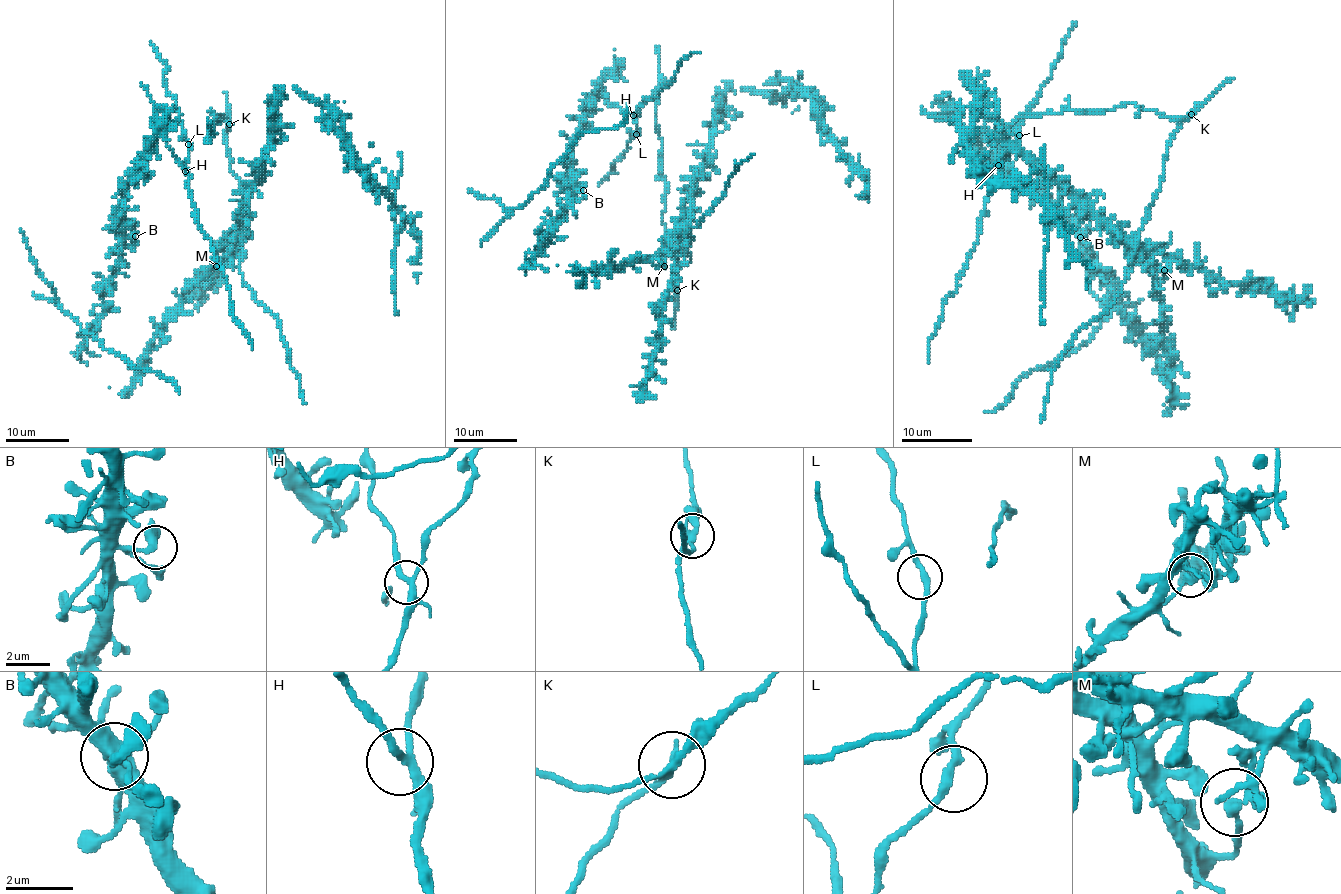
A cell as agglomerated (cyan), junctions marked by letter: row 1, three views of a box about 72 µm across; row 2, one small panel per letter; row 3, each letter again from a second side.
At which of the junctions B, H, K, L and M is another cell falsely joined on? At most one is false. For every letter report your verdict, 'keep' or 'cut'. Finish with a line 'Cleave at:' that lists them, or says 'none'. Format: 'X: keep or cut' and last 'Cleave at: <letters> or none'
B: keep
H: keep
K: cut
L: keep
M: keep
Cleave at: K

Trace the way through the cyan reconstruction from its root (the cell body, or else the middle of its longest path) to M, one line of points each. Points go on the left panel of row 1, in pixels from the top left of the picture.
M: (226, 122), (231, 171), (243, 190), (239, 212), (242, 237), (226, 252), (218, 253), (205, 275), (216, 266)

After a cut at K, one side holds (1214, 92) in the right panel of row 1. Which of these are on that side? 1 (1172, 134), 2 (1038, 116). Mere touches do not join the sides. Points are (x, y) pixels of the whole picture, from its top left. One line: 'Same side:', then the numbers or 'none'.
Same side: 2

